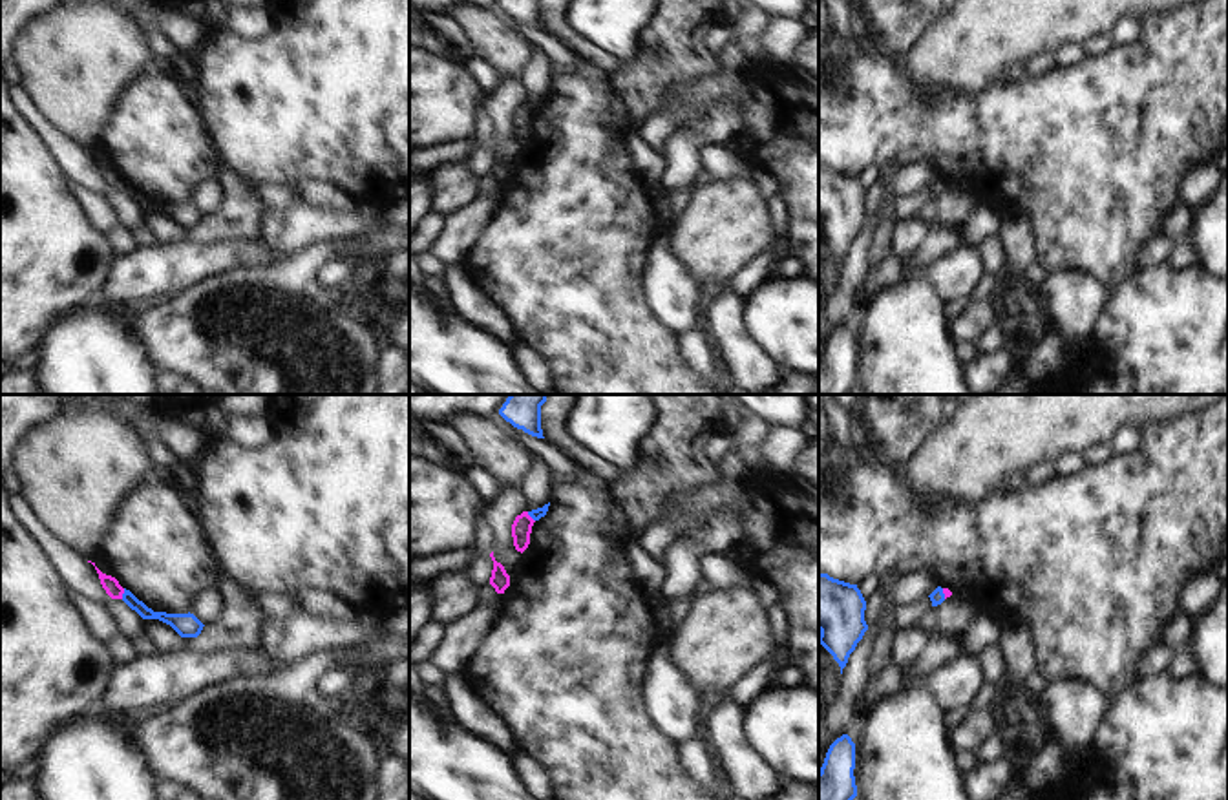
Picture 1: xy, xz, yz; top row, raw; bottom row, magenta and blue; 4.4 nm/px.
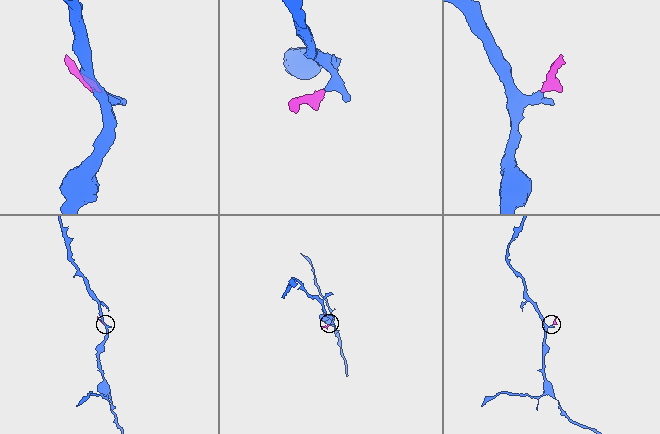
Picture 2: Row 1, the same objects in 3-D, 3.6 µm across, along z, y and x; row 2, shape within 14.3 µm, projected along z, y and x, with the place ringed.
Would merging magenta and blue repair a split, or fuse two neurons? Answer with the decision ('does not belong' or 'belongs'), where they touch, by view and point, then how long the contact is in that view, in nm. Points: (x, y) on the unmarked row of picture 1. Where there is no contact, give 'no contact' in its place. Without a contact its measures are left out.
belongs; meets magenta in xy at (123, 183); contact 50 nm long

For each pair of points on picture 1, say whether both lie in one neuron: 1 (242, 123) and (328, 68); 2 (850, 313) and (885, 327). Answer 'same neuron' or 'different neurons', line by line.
1: same neuron
2: different neurons

